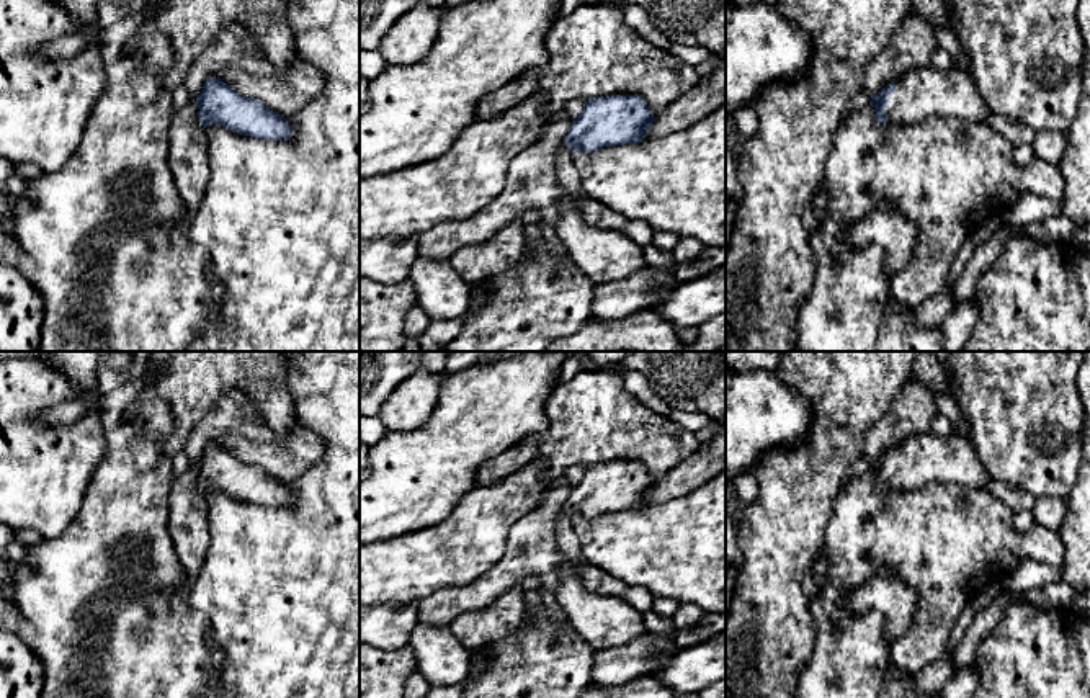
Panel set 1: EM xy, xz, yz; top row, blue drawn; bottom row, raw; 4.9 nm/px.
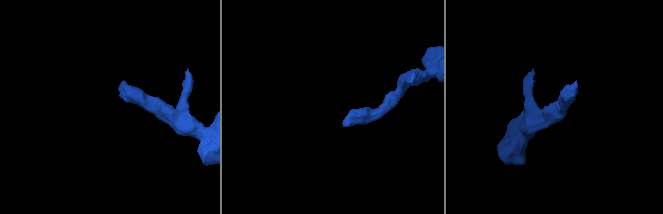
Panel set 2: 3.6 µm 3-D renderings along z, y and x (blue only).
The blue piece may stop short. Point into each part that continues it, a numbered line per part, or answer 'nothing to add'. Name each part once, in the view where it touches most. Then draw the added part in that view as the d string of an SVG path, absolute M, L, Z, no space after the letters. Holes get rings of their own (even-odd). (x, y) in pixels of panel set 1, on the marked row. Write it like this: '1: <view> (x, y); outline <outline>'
1: yz (924, 92); outline M930 64L896 80L896 92L889 95L889 106L882 111L887 121L904 124L920 123L928 116L984 121L990 108L967 70L941 70Z

